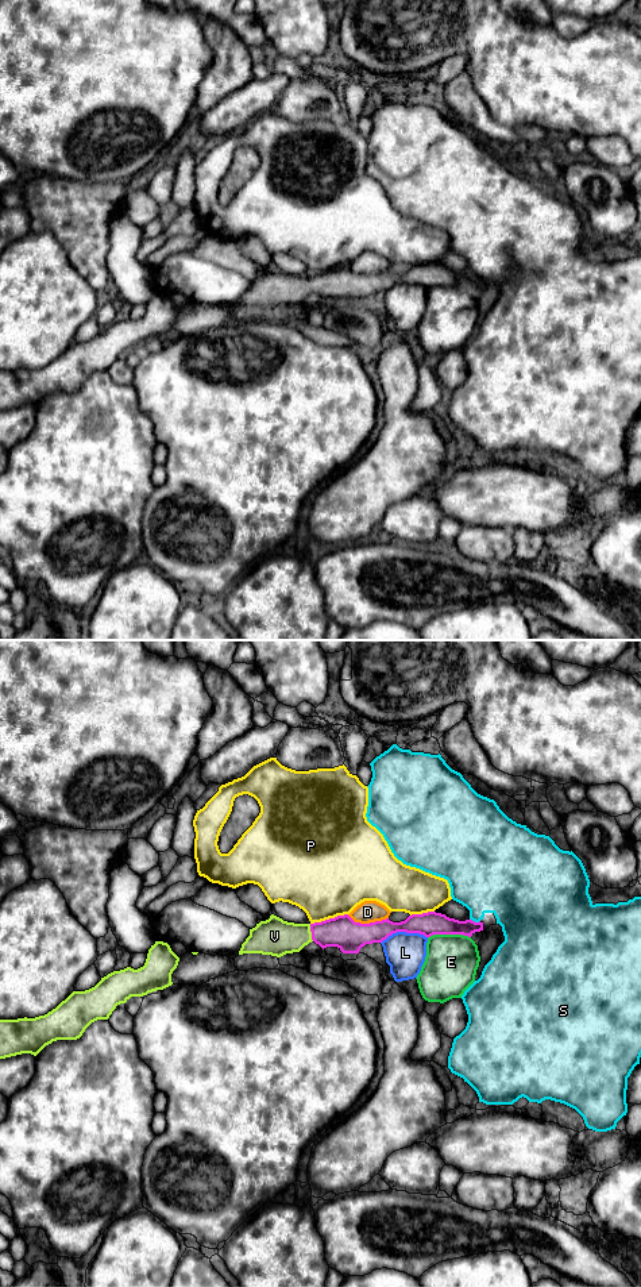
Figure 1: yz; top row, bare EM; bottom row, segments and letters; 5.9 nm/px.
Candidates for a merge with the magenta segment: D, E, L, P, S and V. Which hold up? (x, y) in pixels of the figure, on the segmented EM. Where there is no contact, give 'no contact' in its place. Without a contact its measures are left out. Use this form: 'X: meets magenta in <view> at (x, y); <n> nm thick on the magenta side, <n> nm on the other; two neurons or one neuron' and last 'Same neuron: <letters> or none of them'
D: meets magenta in yz at (367, 924); 190 nm thick on the magenta side, 130 nm on the other; two neurons
E: meets magenta in yz at (448, 933); 140 nm thick on the magenta side, 320 nm on the other; two neurons
L: meets magenta in yz at (404, 931); 140 nm thick on the magenta side, 240 nm on the other; two neurons
P: meets magenta in yz at (329, 918); 190 nm thick on the magenta side, 480 nm on the other; two neurons
S: meets magenta in yz at (474, 921); 140 nm thick on the magenta side, 380 nm on the other; two neurons
V: meets magenta in yz at (311, 931); 190 nm thick on the magenta side, 220 nm on the other; one neuron
Same neuron: V

